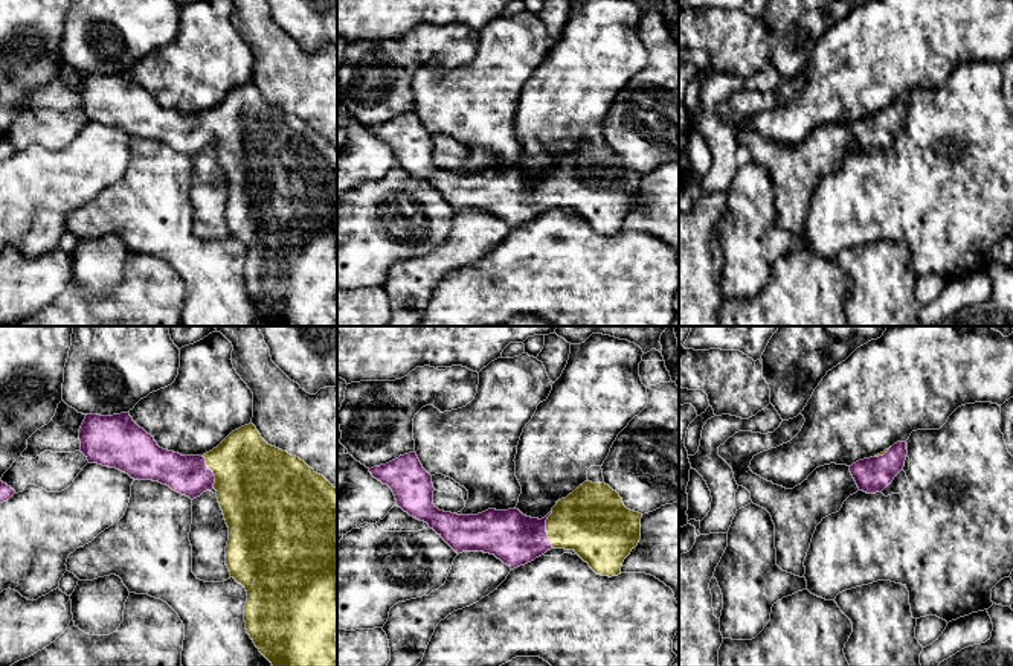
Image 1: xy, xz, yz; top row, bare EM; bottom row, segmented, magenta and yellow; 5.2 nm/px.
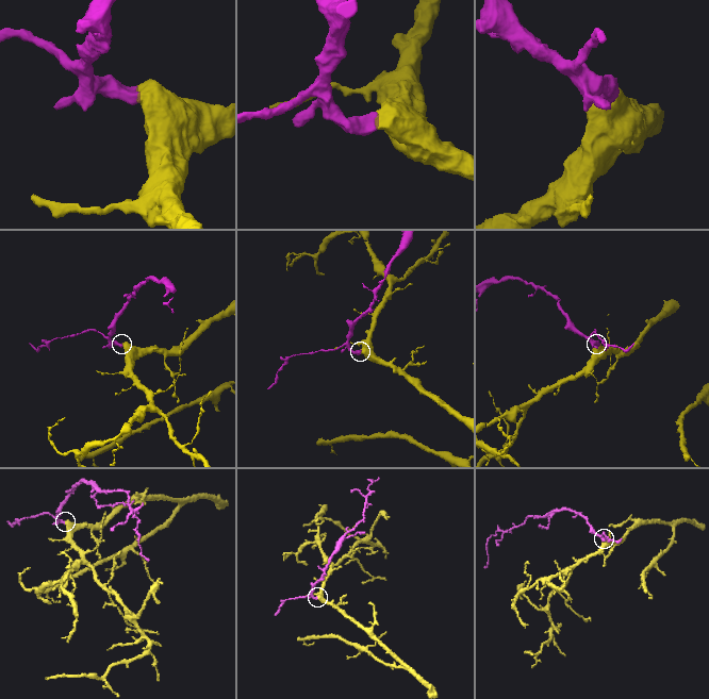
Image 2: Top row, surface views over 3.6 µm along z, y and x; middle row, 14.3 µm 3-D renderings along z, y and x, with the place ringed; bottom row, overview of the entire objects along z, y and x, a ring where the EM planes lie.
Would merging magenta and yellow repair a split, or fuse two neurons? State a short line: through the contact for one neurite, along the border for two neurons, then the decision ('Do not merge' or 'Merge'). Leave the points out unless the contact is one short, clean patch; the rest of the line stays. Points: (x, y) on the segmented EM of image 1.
Line: xz (514, 538), (537, 537), (545, 529), (591, 521). Merge

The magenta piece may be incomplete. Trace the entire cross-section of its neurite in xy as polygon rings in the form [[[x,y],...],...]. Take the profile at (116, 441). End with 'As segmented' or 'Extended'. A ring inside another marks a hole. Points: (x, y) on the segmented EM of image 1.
[[[130,413],[87,415],[79,428],[88,463],[153,480],[189,497],[217,491],[229,527],[226,565],[247,591],[246,629],[272,666],[337,666],[337,488],[304,460],[269,445],[253,424],[203,456],[163,450]]]. Extended

